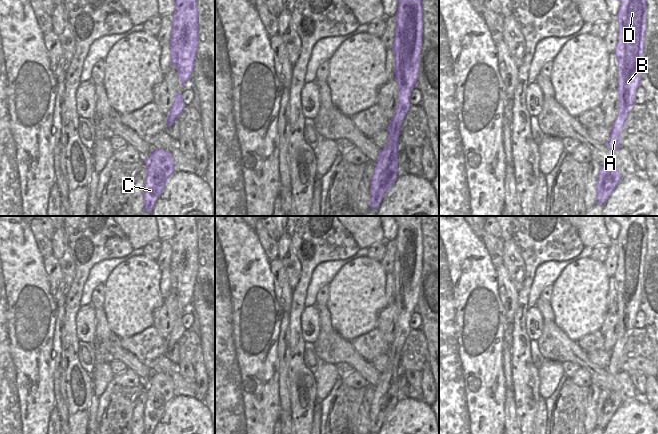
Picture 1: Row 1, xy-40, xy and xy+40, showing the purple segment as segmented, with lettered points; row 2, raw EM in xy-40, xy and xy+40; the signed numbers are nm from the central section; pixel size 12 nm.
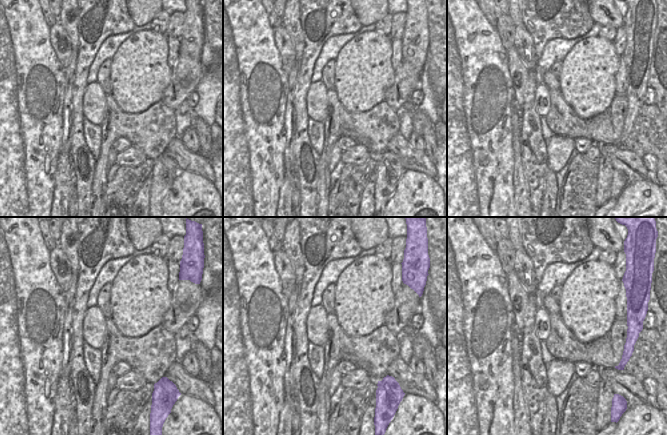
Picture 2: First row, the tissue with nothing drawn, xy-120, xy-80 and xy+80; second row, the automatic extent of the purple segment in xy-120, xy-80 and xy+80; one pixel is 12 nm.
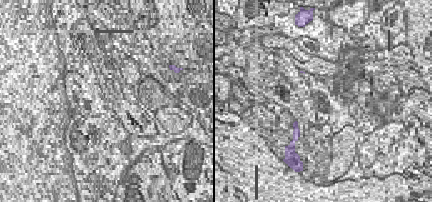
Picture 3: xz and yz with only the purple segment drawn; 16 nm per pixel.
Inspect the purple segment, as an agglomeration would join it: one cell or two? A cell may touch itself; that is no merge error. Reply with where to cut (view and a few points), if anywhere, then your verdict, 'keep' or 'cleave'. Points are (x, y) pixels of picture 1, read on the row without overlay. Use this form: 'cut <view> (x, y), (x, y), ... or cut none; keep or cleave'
cut none; keep

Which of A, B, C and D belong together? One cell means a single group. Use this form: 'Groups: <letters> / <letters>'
Groups: A B C D

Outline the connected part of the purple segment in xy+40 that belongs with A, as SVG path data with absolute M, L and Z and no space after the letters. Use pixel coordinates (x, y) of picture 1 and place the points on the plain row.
M611 216L620 225L618 244L618 267L615 280L618 286L619 334L611 351L609 374L617 375L620 360L631 332L636 314L640 311L644 262L647 253L647 228L645 216Z

